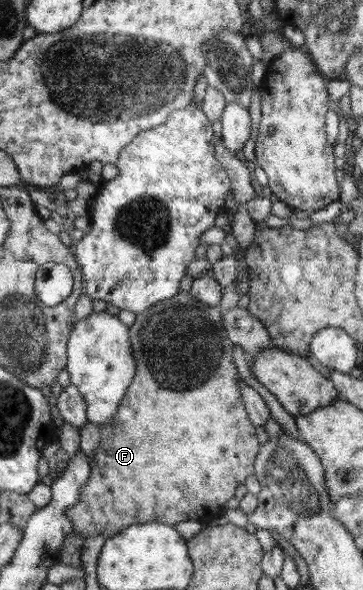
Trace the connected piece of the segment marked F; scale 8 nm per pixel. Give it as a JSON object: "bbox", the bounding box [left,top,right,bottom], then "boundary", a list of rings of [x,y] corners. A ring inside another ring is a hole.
{"bbox":[64,292,261,539],"boundary":[[[181,292],[172,297],[172,299],[158,301],[158,303],[148,307],[146,311],[136,314],[136,321],[130,325],[129,334],[130,346],[132,346],[132,354],[134,354],[134,362],[136,362],[134,379],[132,379],[127,389],[127,395],[124,395],[124,399],[121,400],[119,411],[113,420],[113,427],[110,430],[107,428],[100,430],[102,441],[100,441],[100,446],[96,449],[96,456],[89,463],[92,472],[88,483],[84,483],[84,487],[80,491],[78,503],[64,511],[73,522],[72,533],[81,534],[84,539],[95,538],[98,535],[108,539],[116,535],[118,531],[122,531],[122,529],[142,523],[158,522],[174,526],[182,521],[201,521],[204,524],[208,524],[212,519],[223,515],[226,509],[224,505],[228,503],[229,499],[235,497],[234,491],[236,491],[236,487],[244,484],[246,477],[254,473],[256,457],[261,449],[256,428],[254,428],[252,421],[248,418],[241,399],[241,385],[239,384],[242,379],[232,360],[234,342],[226,336],[222,310],[219,306],[210,307],[208,304],[192,297],[189,293]]]}

